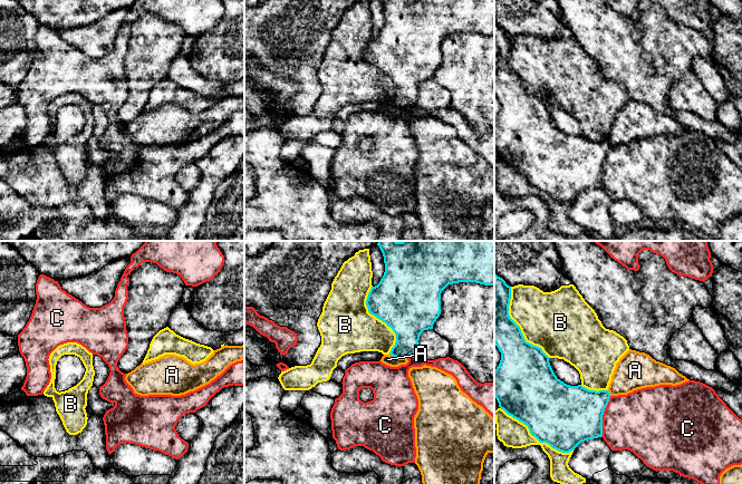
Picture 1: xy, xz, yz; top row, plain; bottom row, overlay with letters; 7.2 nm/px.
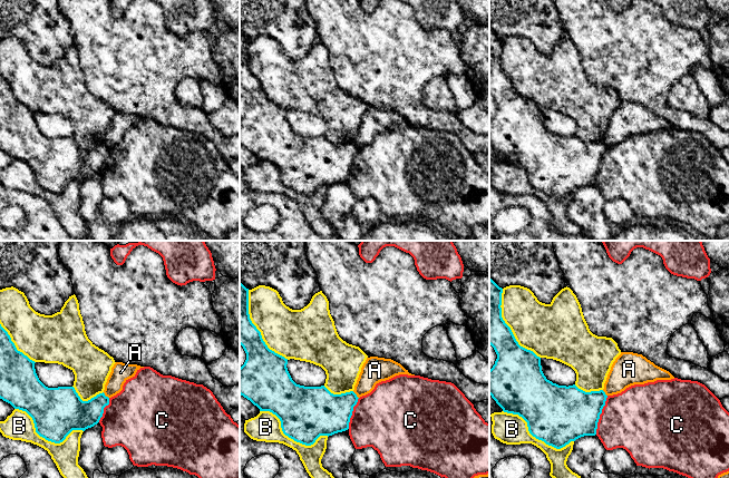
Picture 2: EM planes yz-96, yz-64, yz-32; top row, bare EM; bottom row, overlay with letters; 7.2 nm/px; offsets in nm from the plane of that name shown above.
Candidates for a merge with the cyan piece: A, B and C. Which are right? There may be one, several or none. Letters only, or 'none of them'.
none of them

